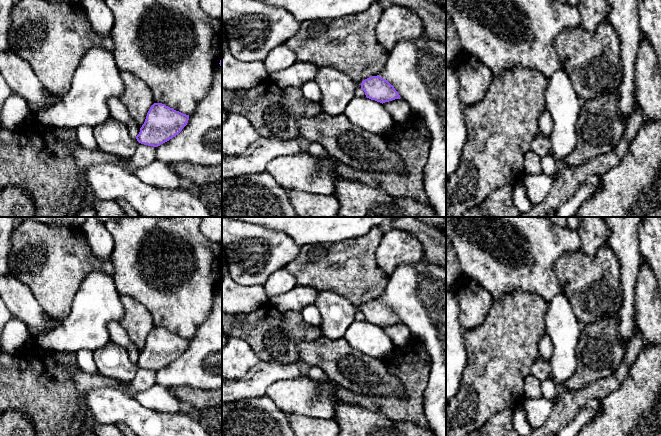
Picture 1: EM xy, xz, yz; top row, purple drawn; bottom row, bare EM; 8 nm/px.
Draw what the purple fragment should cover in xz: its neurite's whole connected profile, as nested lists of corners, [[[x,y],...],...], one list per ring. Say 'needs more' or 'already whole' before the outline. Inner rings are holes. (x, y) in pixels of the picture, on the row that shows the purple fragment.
needs more; [[[317,66],[315,82],[322,92],[322,111],[329,115],[342,114],[360,89],[367,98],[382,104],[401,98],[394,86],[379,75],[355,81],[331,67]]]

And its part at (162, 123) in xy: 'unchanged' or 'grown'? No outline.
grown

